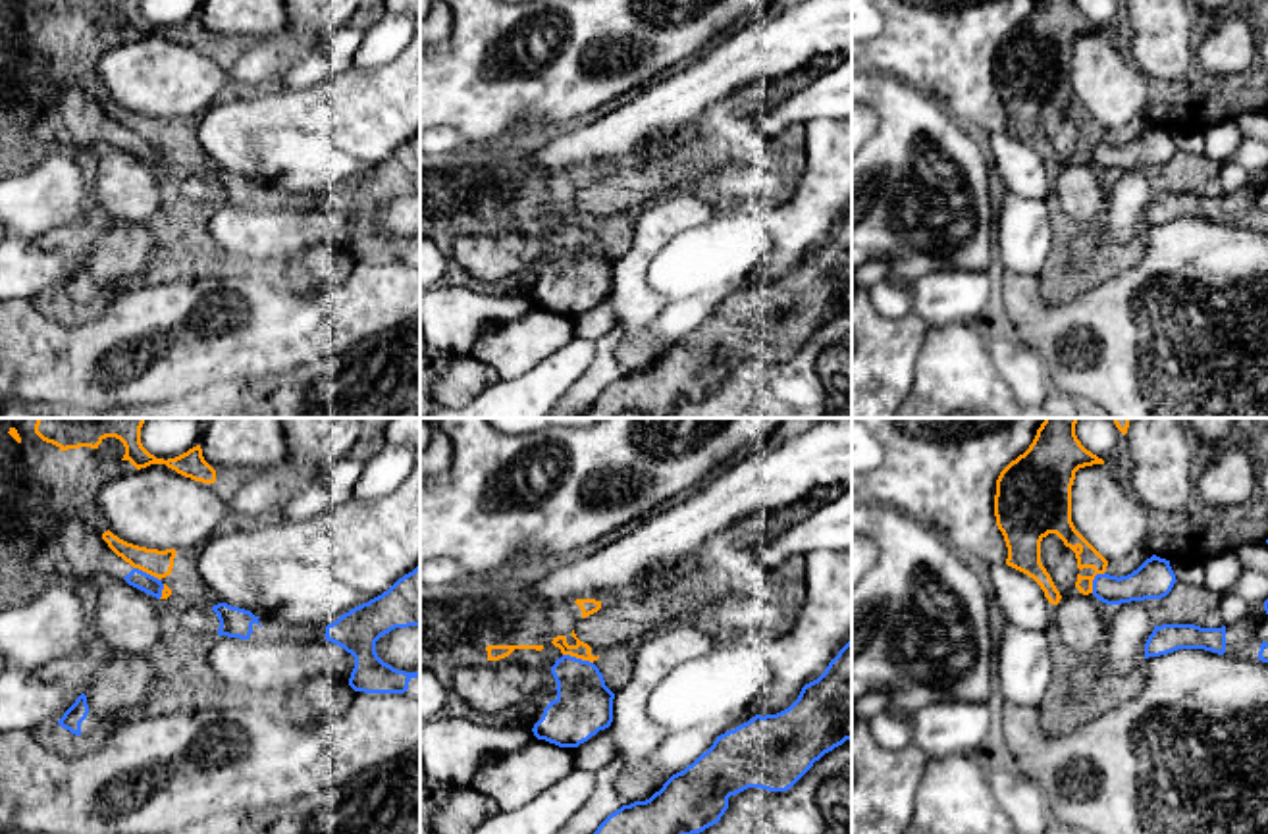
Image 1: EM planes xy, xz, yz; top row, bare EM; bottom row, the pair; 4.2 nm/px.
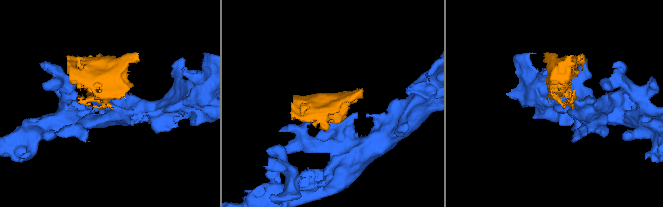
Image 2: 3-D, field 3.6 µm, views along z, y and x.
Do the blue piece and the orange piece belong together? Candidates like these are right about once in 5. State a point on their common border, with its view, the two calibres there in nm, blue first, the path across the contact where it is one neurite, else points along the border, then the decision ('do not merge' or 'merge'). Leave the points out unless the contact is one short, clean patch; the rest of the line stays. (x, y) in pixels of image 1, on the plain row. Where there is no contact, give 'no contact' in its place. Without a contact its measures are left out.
xz (579, 228) | 240/70 nm | along xz (563, 222), (592, 232) | do not merge

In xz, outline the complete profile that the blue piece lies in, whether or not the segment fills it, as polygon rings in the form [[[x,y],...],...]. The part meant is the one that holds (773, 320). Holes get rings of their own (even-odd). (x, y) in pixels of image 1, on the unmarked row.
[[[852,208],[829,231],[825,241],[806,252],[798,268],[777,283],[755,283],[713,310],[684,339],[673,343],[646,370],[622,374],[611,381],[594,404],[576,418],[619,418],[646,414],[669,418],[682,404],[700,403],[717,393],[728,378],[728,366],[748,356],[769,360],[790,358],[825,322],[852,308]]]

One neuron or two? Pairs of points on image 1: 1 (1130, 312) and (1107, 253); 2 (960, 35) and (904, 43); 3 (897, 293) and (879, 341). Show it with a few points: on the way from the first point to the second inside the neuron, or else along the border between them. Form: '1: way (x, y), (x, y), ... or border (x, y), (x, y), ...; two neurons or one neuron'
1: border (1147, 241), (1145, 253), (1134, 264), (1076, 295); two neurons
2: way (947, 35), (935, 35), (918, 43); one neuron
3: border (871, 303), (885, 316), (904, 316), (910, 312); two neurons

